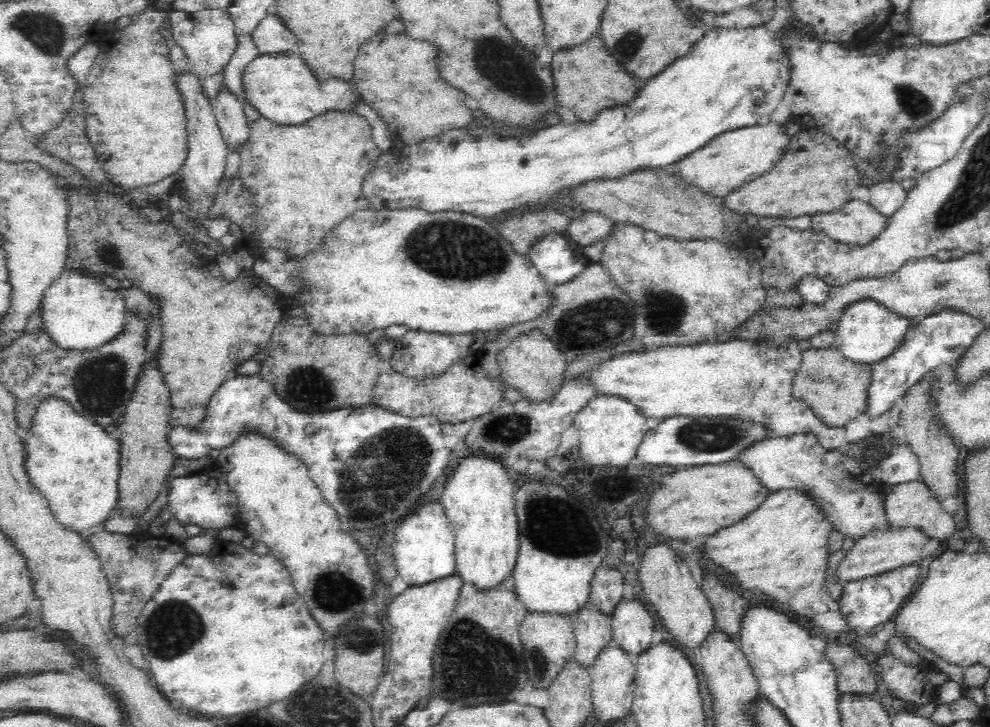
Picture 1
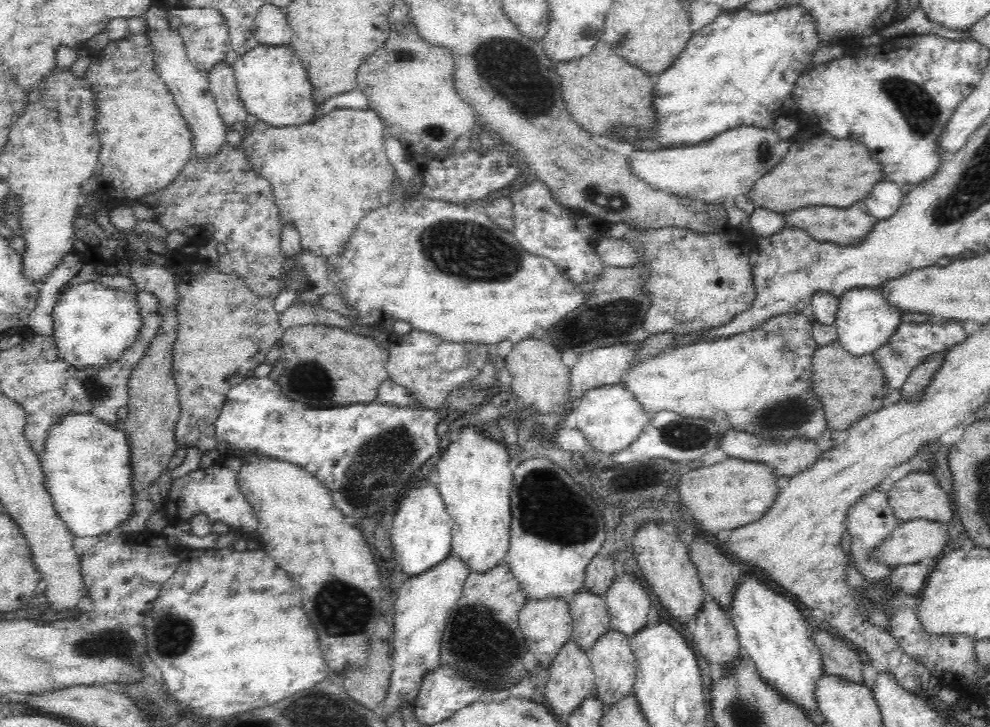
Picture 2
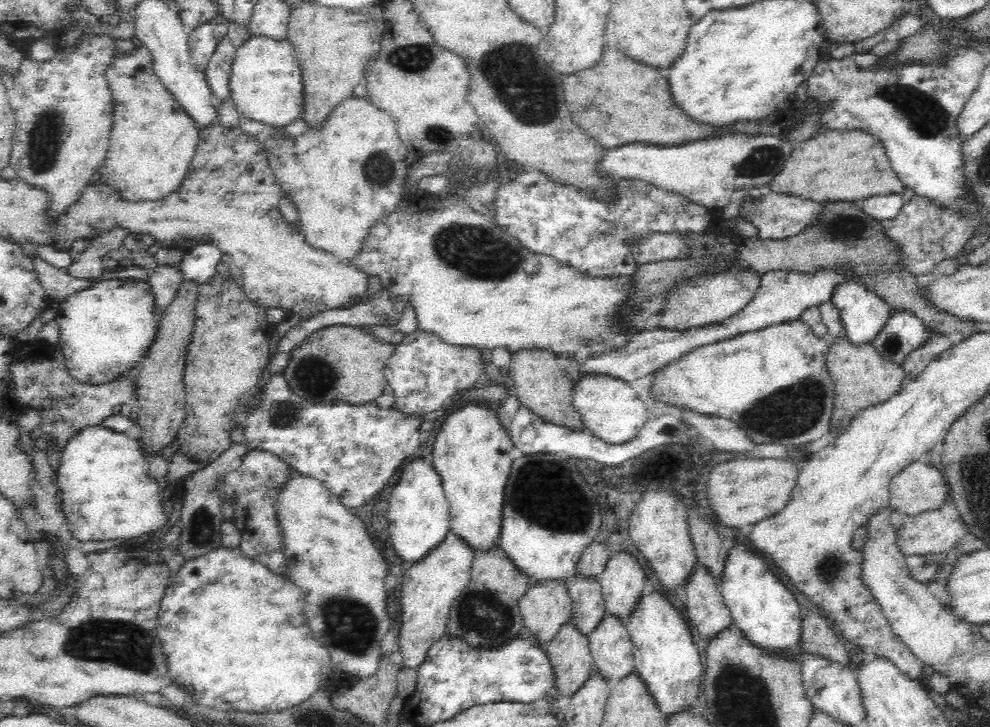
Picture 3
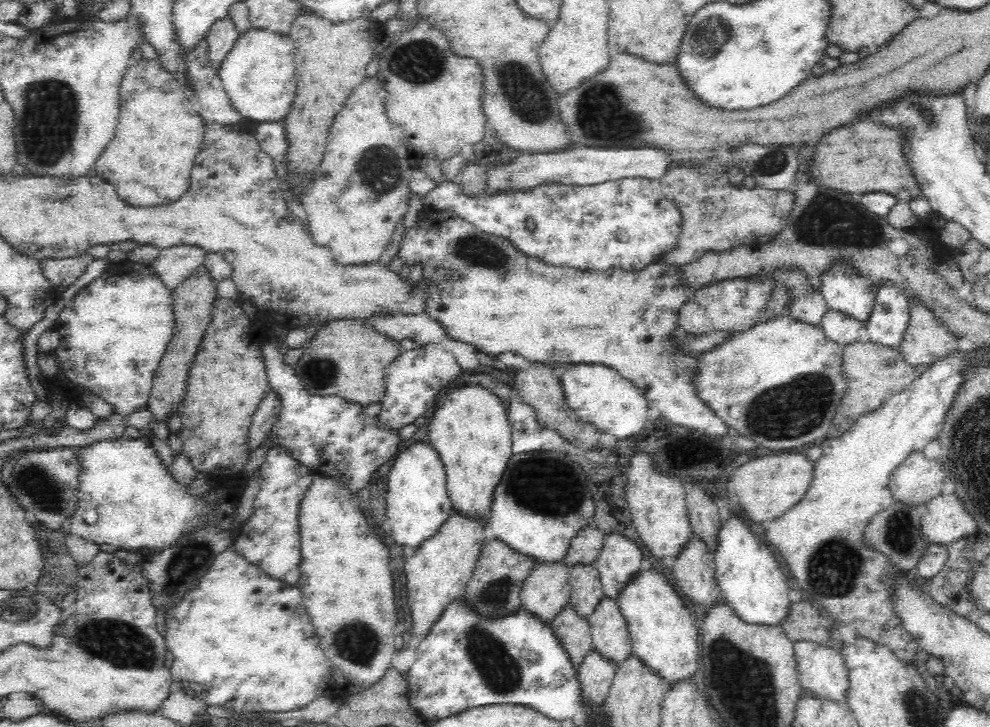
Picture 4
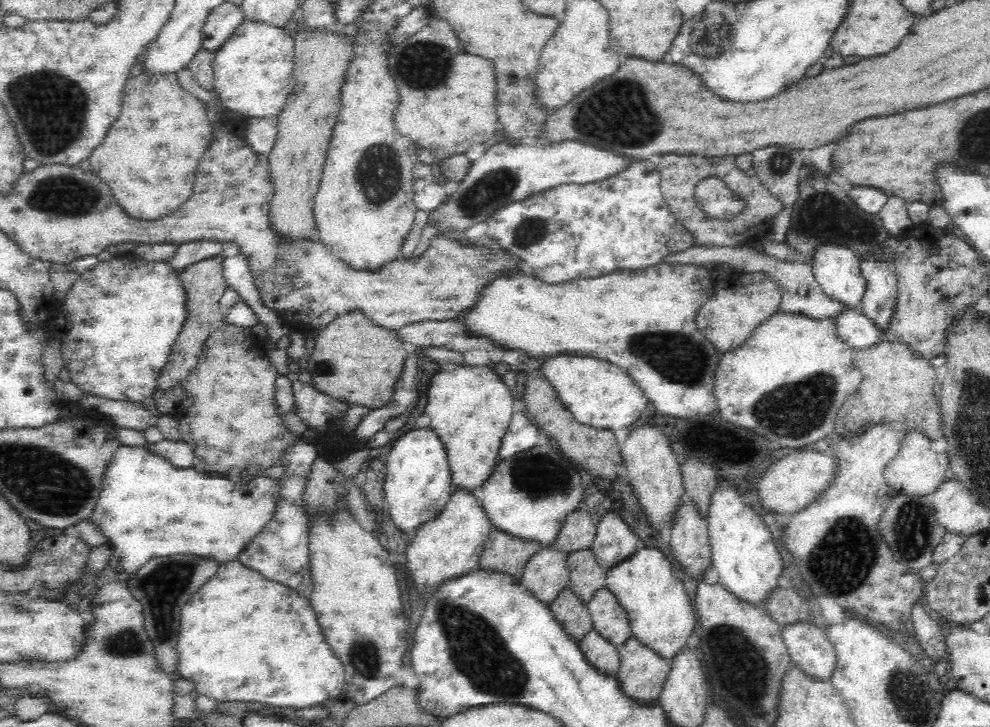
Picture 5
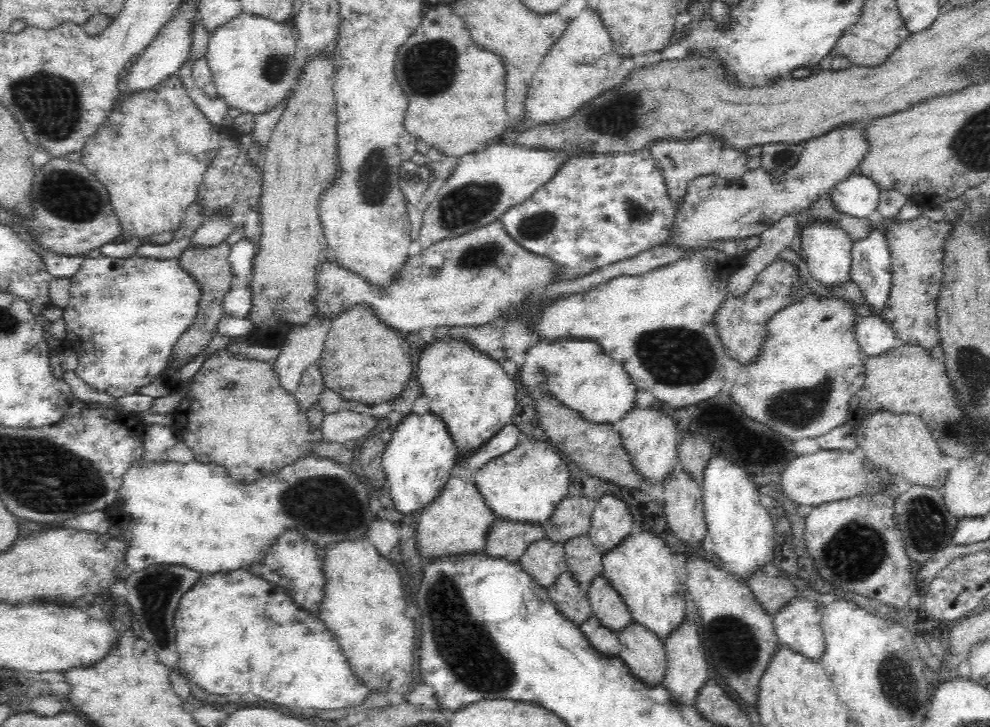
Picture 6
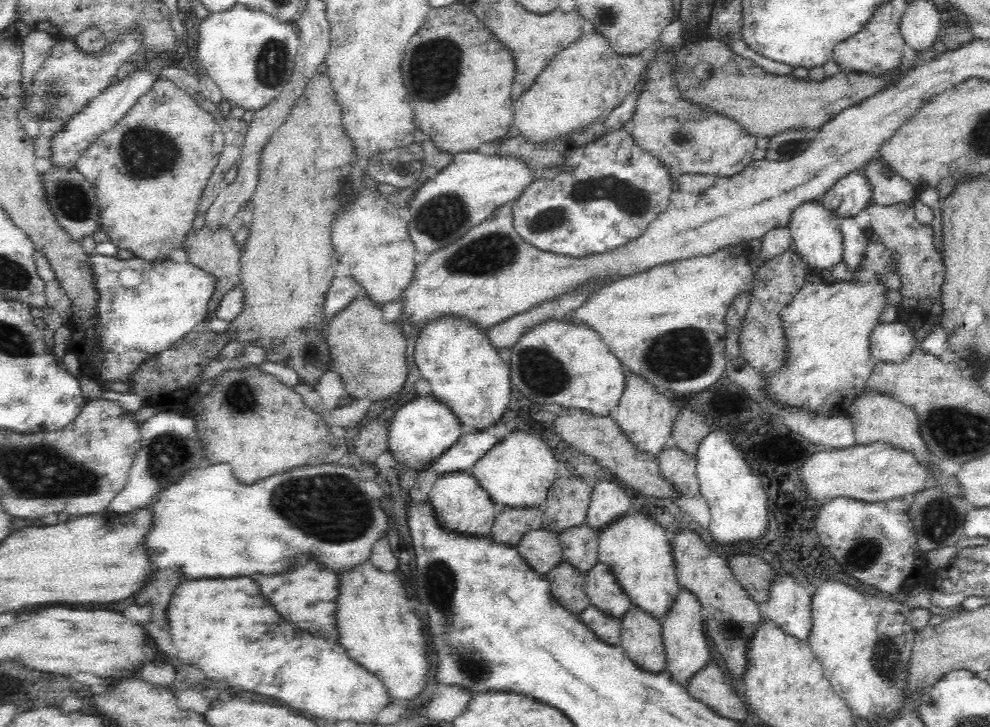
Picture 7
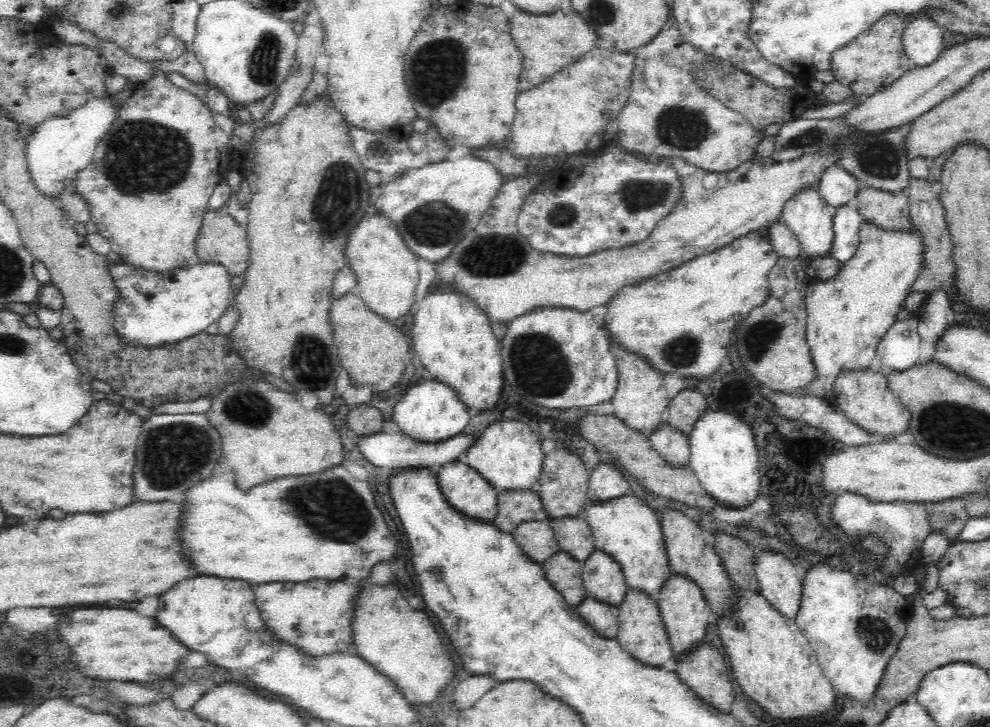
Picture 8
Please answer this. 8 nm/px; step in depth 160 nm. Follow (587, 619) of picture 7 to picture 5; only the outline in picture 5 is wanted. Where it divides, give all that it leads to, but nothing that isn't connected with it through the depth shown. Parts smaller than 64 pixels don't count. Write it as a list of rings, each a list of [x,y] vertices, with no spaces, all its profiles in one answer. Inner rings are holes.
[[[594,628],[579,644],[584,660],[602,676],[615,676],[620,668],[620,655],[614,645],[608,644]]]

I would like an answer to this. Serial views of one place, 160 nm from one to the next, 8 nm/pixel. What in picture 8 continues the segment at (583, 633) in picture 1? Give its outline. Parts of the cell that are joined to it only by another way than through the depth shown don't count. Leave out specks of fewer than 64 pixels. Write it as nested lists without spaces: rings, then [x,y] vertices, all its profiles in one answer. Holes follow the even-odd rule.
[[[570,517],[562,520],[549,520],[555,534],[557,545],[566,554],[570,554],[574,560],[581,564],[590,558],[590,554],[596,551],[593,532],[590,525],[579,517]]]

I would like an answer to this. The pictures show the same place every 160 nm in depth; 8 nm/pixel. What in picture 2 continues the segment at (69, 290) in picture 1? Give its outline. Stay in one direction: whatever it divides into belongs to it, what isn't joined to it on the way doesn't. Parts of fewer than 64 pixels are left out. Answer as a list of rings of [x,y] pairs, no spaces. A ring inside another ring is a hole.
[[[100,282],[68,286],[57,296],[52,311],[54,344],[71,365],[103,365],[115,361],[128,348],[141,327],[136,294],[114,290]]]

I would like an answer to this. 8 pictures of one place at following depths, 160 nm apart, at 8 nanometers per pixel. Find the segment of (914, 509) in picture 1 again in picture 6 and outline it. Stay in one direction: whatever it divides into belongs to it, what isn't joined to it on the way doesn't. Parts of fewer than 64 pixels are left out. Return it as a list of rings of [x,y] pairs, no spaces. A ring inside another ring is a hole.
[[[876,412],[868,418],[863,418],[861,422],[856,432],[856,440],[858,447],[866,452],[866,461],[878,472],[883,471],[892,477],[903,479],[910,486],[940,490],[945,483],[947,472],[962,461],[943,455],[934,436],[928,432],[926,424],[919,416],[896,416],[889,412]]]

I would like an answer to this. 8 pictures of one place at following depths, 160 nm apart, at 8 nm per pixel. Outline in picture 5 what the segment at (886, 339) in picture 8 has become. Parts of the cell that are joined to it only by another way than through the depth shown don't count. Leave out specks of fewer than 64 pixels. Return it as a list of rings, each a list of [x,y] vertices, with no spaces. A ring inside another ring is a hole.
[[[860,309],[839,312],[833,317],[836,336],[854,352],[884,340],[873,322]]]

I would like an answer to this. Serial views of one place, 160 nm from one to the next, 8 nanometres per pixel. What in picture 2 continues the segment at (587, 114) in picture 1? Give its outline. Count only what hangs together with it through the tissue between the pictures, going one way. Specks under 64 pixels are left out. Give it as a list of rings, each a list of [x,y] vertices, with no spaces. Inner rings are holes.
[[[604,40],[595,44],[588,56],[558,62],[556,70],[560,74],[567,113],[582,129],[605,138],[610,125],[622,123],[638,126],[642,135],[649,135],[649,128],[653,124],[651,102],[655,78],[648,78],[642,70],[616,56]]]

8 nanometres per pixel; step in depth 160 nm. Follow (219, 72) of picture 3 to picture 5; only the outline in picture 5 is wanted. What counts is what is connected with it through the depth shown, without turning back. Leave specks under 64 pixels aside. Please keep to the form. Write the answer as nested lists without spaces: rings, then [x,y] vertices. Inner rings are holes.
[[[224,2],[216,8],[202,28],[203,45],[208,52],[218,52],[222,44],[232,36],[245,21],[241,6]]]

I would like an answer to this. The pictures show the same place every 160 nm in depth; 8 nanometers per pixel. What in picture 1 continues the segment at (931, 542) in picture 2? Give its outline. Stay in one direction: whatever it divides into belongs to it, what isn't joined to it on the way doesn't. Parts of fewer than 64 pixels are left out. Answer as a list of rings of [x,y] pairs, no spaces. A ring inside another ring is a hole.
[[[916,527],[891,528],[886,530],[874,529],[868,531],[865,535],[854,539],[854,546],[846,555],[834,576],[836,582],[854,582],[856,580],[866,579],[867,577],[877,576],[879,573],[890,572],[891,569],[899,568],[903,565],[920,562],[920,551],[928,542],[925,534]]]

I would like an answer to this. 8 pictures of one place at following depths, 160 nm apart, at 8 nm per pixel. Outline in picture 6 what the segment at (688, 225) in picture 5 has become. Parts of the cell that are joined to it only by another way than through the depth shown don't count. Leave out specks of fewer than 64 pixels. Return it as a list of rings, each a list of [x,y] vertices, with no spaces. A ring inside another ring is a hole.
[[[702,135],[690,142],[678,142],[677,140],[664,140],[654,146],[650,146],[650,152],[658,165],[663,170],[663,176],[667,195],[671,205],[678,211],[678,208],[684,204],[689,182],[698,176],[705,174],[714,174],[719,182],[732,181],[742,178],[748,171],[746,162],[749,160],[747,151],[738,151],[733,148],[723,147],[713,136]]]

